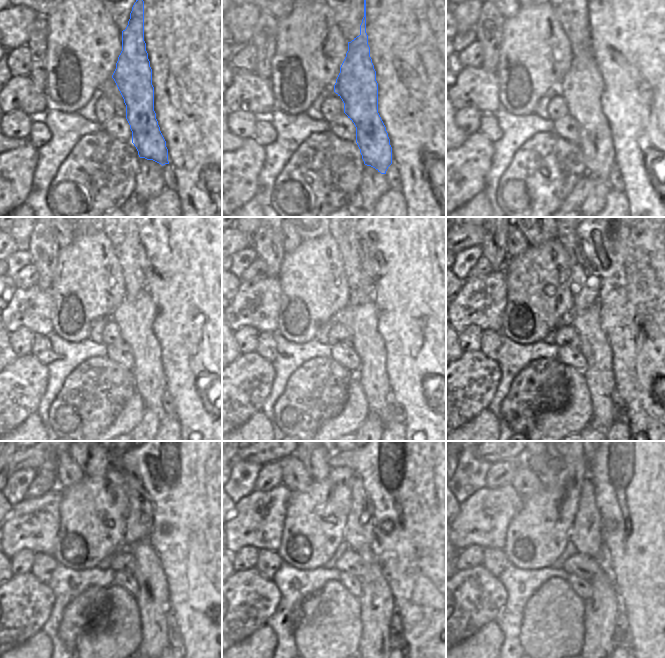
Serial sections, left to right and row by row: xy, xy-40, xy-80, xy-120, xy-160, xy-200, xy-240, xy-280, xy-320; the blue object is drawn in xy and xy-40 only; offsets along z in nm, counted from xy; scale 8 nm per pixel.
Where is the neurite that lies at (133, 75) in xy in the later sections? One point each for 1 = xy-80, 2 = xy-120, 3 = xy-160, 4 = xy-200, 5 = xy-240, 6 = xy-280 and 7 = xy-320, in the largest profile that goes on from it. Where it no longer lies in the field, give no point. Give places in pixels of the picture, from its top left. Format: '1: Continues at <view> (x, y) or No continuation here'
1: Continues at xy-80 (582, 87)
2: Continues at xy-120 (135, 315)
3: Continues at xy-160 (362, 321)
4: Continues at xy-200 (594, 346)
5: Continues at xy-240 (153, 600)
6: Continues at xy-280 (377, 606)
7: Continues at xy-320 (600, 609).

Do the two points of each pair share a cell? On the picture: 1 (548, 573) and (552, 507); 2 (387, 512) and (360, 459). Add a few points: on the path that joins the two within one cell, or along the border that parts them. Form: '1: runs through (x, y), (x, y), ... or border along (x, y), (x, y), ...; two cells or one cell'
1: border along (551, 565), (545, 568), (525, 570); two cells
2: runs through (389, 499), (379, 487), (376, 477), (371, 472); one cell

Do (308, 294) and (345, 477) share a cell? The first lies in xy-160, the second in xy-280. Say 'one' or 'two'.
one

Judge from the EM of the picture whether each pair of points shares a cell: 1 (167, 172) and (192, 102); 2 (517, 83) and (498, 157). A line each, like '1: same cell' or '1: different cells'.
1: different cells
2: different cells

